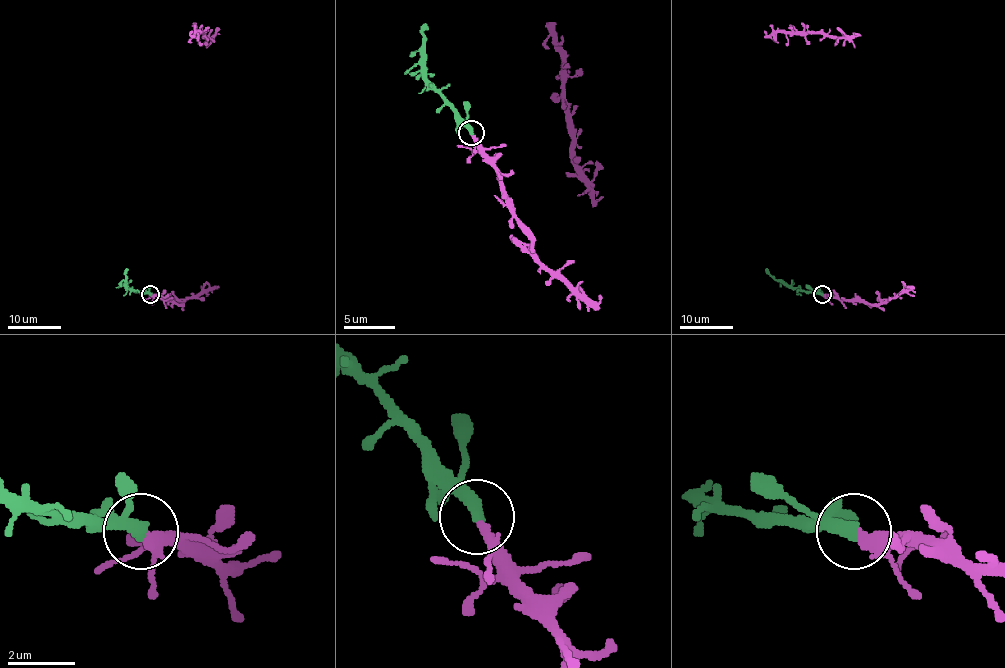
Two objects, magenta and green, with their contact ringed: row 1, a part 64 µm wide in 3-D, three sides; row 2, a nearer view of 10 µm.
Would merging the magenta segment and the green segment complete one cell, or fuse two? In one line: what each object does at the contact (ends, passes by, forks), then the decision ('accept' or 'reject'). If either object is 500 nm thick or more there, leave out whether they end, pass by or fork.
magenta passes by | green ends | accept

